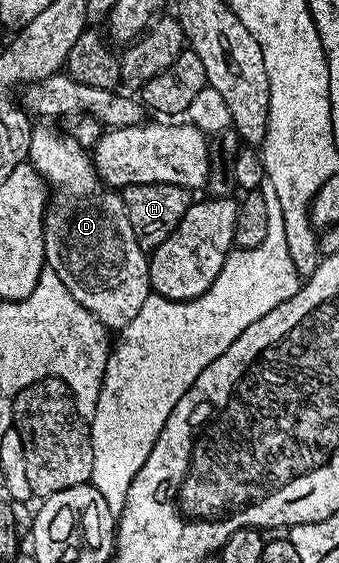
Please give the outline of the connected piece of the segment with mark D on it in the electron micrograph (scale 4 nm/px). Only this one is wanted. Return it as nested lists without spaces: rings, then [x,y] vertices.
[[[40,123],[32,130],[32,138],[30,139],[30,147],[28,148],[27,160],[36,169],[37,173],[47,182],[50,190],[50,200],[44,213],[44,233],[45,233],[45,262],[47,268],[51,272],[58,275],[58,279],[62,279],[62,283],[66,283],[66,291],[70,291],[70,295],[74,295],[74,299],[82,307],[86,307],[86,311],[90,311],[104,324],[105,329],[109,331],[119,331],[124,329],[130,323],[130,319],[134,319],[134,315],[138,315],[138,311],[142,307],[142,303],[146,303],[149,297],[150,288],[148,281],[148,261],[149,254],[140,244],[136,242],[134,235],[134,227],[130,227],[130,219],[128,212],[124,206],[124,198],[117,190],[109,188],[101,181],[100,176],[96,174],[96,165],[92,162],[92,154],[83,145],[79,145],[73,137],[68,136],[67,132],[61,131],[59,128],[51,129],[51,124]]]

